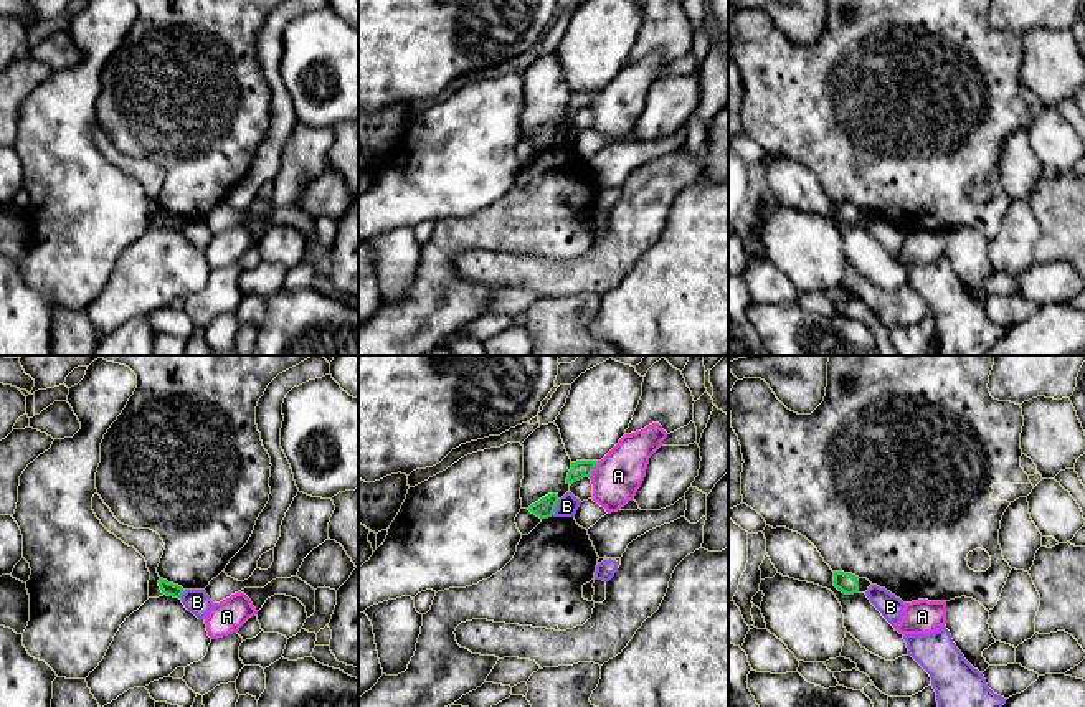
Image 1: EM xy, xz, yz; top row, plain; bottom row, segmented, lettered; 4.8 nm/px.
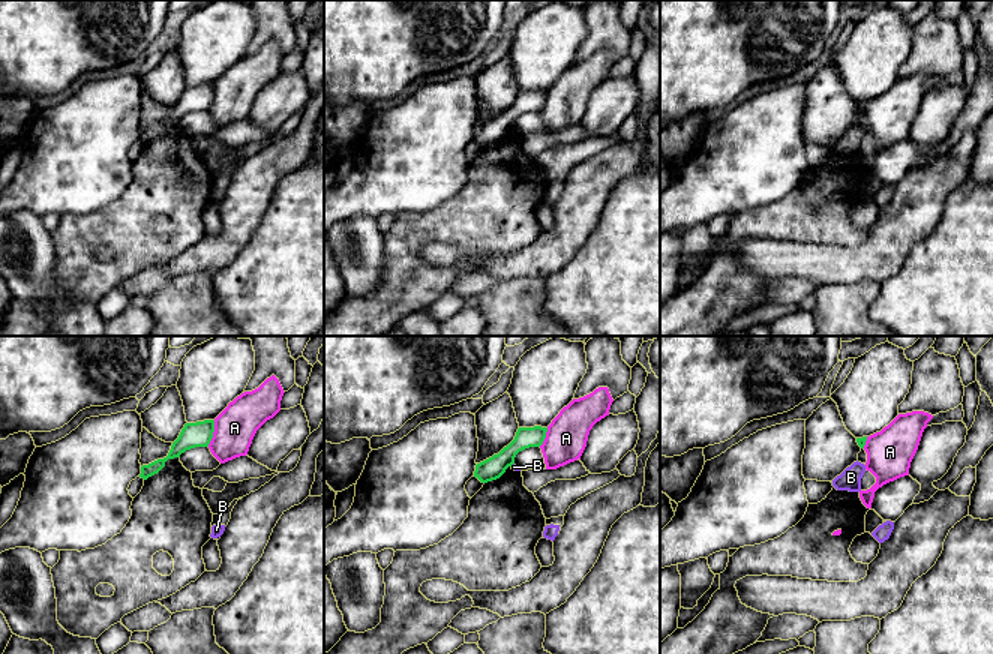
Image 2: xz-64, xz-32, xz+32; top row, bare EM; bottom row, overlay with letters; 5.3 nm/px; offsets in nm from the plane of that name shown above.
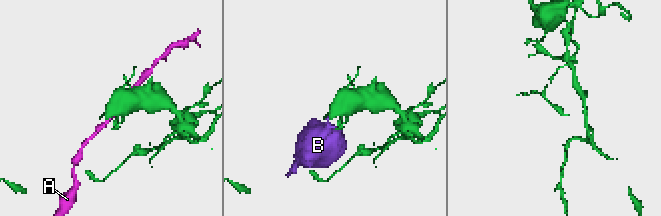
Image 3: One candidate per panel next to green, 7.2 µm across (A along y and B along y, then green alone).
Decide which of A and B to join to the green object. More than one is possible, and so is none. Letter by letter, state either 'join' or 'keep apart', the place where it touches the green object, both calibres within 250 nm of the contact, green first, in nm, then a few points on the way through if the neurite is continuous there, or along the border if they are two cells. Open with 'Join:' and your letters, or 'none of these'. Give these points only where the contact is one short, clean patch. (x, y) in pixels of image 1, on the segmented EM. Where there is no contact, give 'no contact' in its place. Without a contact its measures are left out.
Join: none of these
A: keep apart; contact xz (593, 468); calibres 90 and 240 nm
B: keep apart; contact xz (555, 506); calibres 100 and 100 nm; border xz (560, 499), (552, 514)

